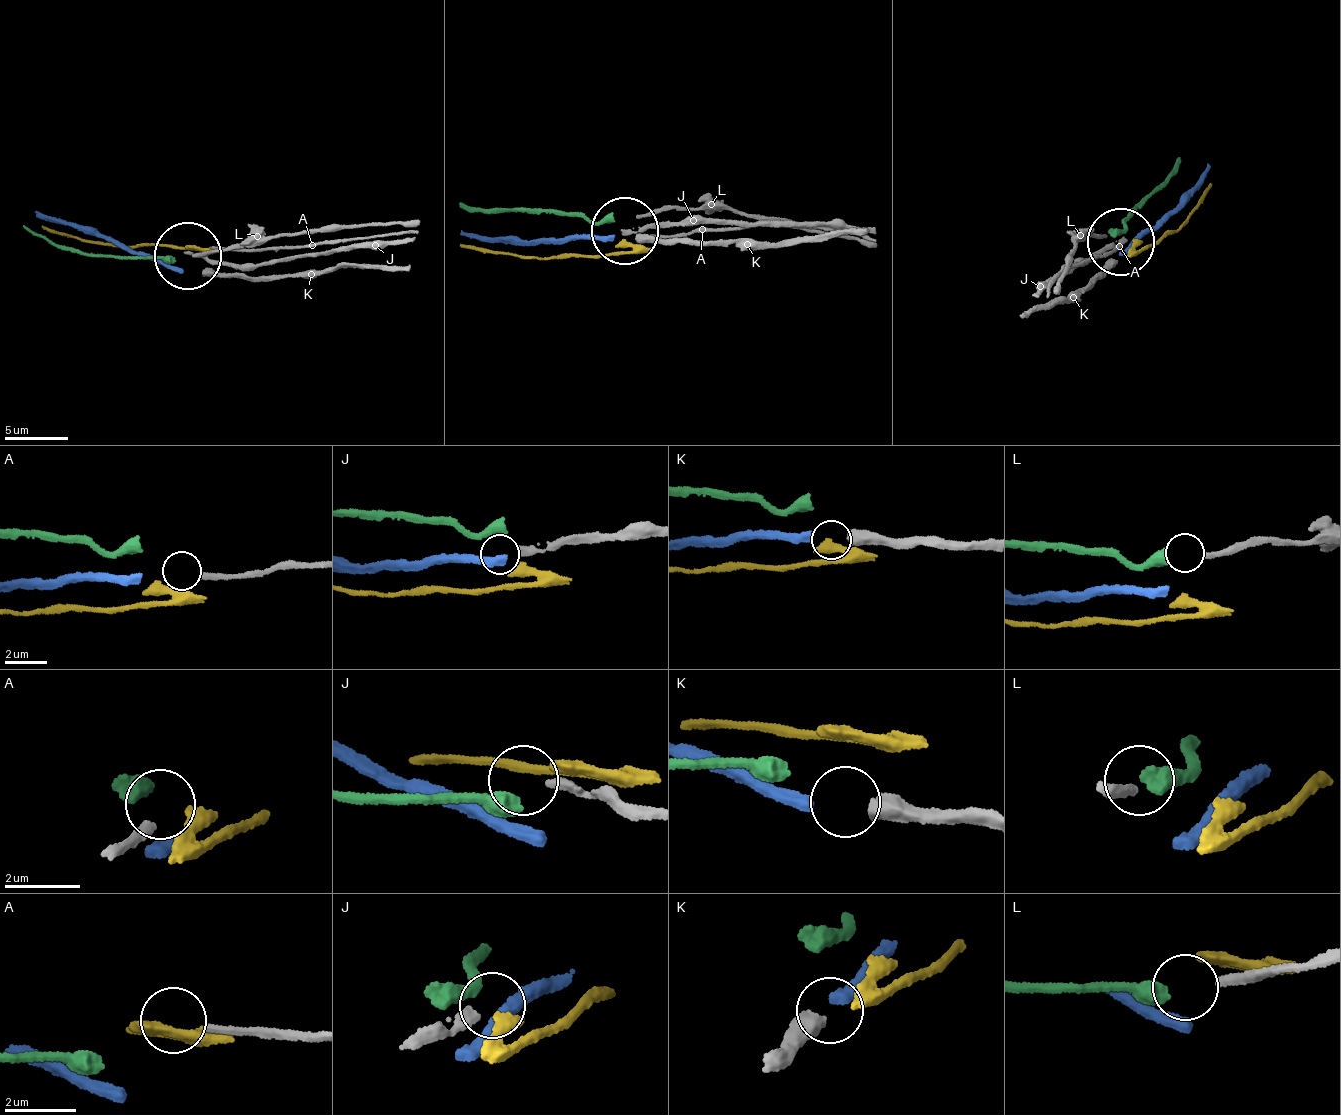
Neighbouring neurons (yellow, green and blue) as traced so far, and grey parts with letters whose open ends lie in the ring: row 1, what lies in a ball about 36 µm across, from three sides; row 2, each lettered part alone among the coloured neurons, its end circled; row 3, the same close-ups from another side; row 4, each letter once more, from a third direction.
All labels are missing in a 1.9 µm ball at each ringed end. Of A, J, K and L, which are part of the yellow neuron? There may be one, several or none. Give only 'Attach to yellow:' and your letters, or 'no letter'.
Attach to yellow: no letter

